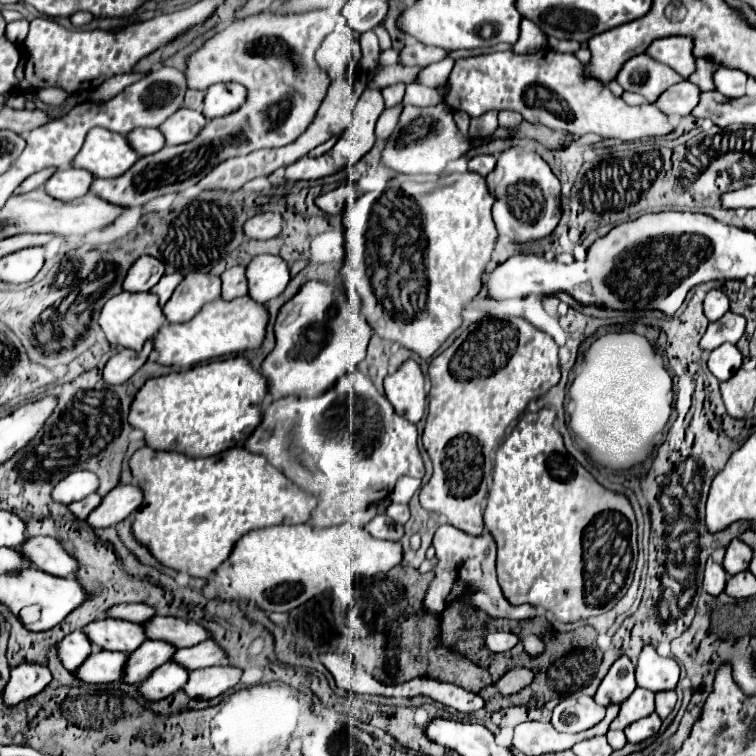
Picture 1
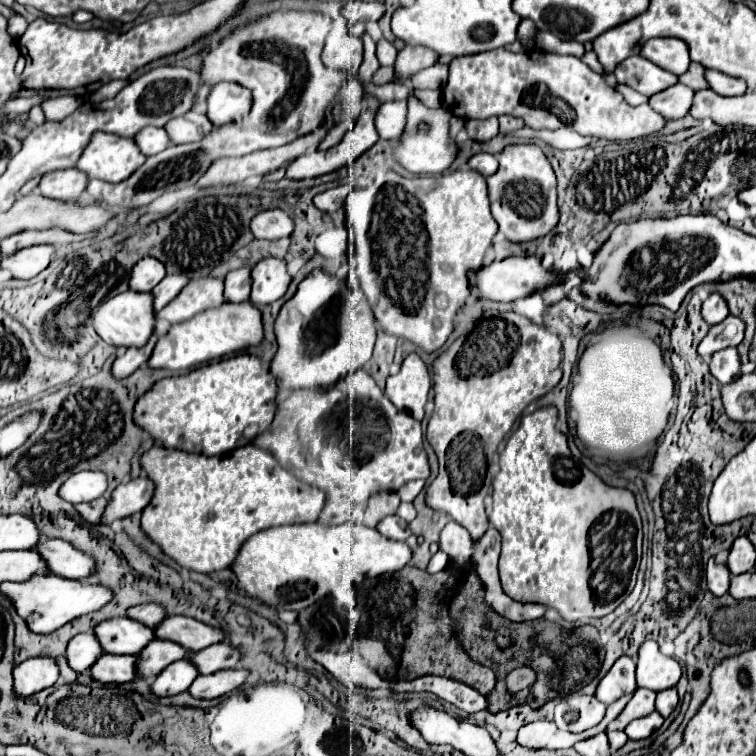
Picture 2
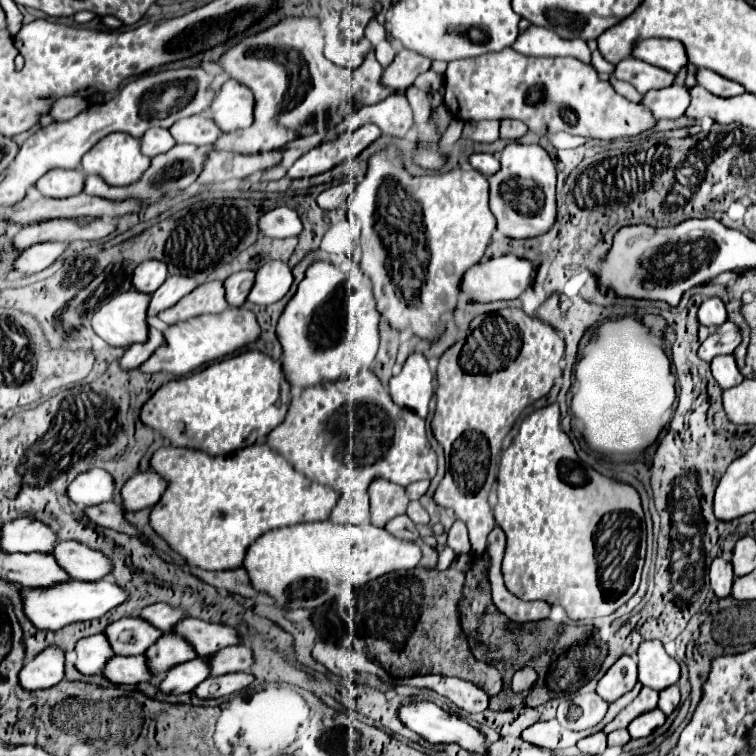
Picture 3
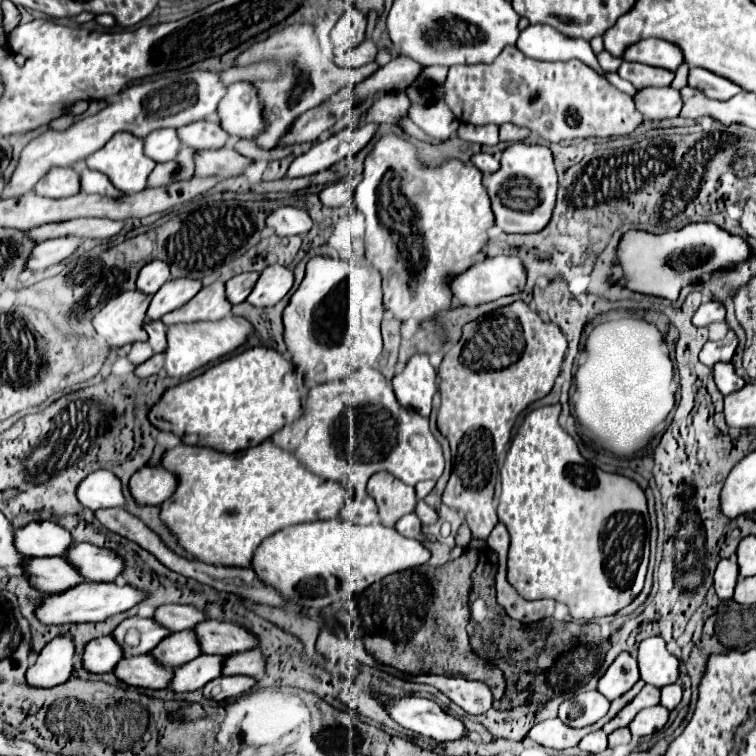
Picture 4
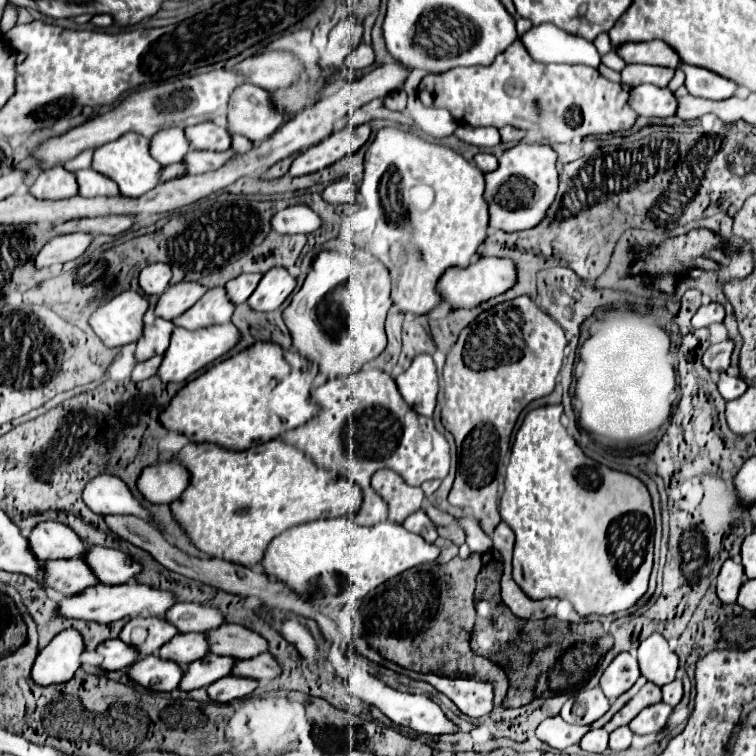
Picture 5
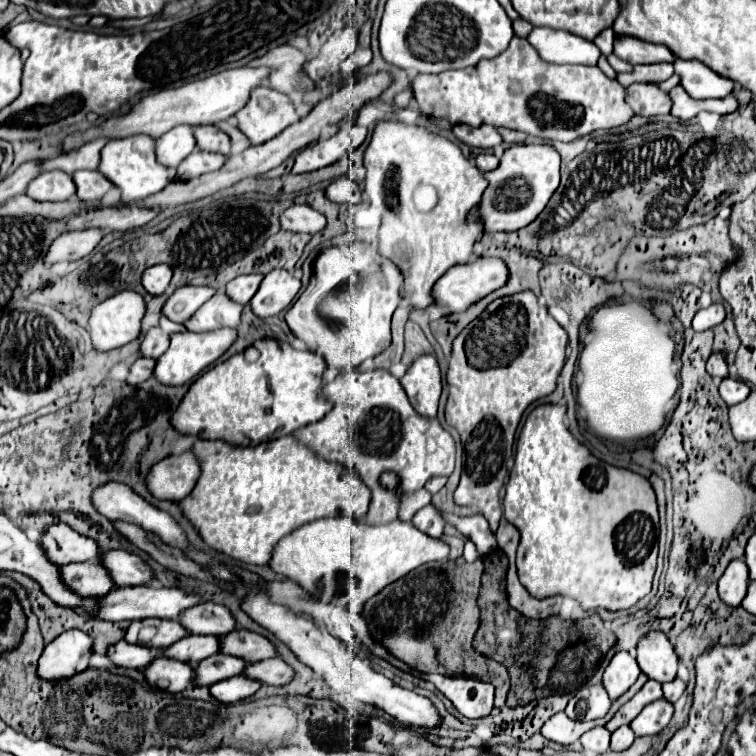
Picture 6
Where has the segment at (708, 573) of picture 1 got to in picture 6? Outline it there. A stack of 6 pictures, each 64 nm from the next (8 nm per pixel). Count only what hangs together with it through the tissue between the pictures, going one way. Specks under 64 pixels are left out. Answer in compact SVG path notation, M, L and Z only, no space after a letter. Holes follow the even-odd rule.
M732 560L718 580L720 600L728 606L740 606L744 590L748 588L748 568L742 560Z

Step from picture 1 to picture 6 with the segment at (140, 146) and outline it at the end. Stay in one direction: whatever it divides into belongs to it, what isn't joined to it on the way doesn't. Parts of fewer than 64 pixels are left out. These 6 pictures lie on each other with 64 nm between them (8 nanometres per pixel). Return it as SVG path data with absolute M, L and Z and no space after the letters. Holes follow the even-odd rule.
M176 126L156 138L156 160L164 166L178 168L178 164L196 148L192 126Z

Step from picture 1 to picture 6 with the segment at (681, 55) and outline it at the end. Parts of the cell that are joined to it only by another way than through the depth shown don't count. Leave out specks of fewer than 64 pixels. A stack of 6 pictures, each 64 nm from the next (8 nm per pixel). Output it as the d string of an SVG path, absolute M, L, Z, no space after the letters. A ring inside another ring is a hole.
M620 36L614 42L614 54L626 62L634 64L656 64L656 62L674 62L676 56L664 44L650 44L630 36Z

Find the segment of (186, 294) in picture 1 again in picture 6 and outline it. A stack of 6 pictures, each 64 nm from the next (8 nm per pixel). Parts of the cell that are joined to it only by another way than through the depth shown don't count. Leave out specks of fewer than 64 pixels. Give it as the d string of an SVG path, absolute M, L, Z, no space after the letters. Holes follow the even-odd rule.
M218 290L210 300L206 300L186 322L184 326L190 332L210 332L216 328L238 328L242 306L232 302L224 290Z

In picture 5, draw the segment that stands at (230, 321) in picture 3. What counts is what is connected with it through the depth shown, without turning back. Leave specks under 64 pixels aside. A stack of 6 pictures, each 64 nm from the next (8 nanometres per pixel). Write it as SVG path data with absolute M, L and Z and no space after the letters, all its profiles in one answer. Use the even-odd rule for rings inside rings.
M228 322L228 324L214 324L214 326L198 328L198 330L176 328L172 332L170 346L164 352L164 360L160 356L154 356L150 360L138 362L134 366L134 370L132 370L132 380L140 382L140 380L146 380L146 378L150 378L150 376L154 376L158 372L158 376L162 380L166 380L166 382L186 382L188 376L192 376L200 368L212 364L214 360L218 360L220 356L224 356L228 350L232 350L238 344L238 340L240 340L240 330L232 322Z

